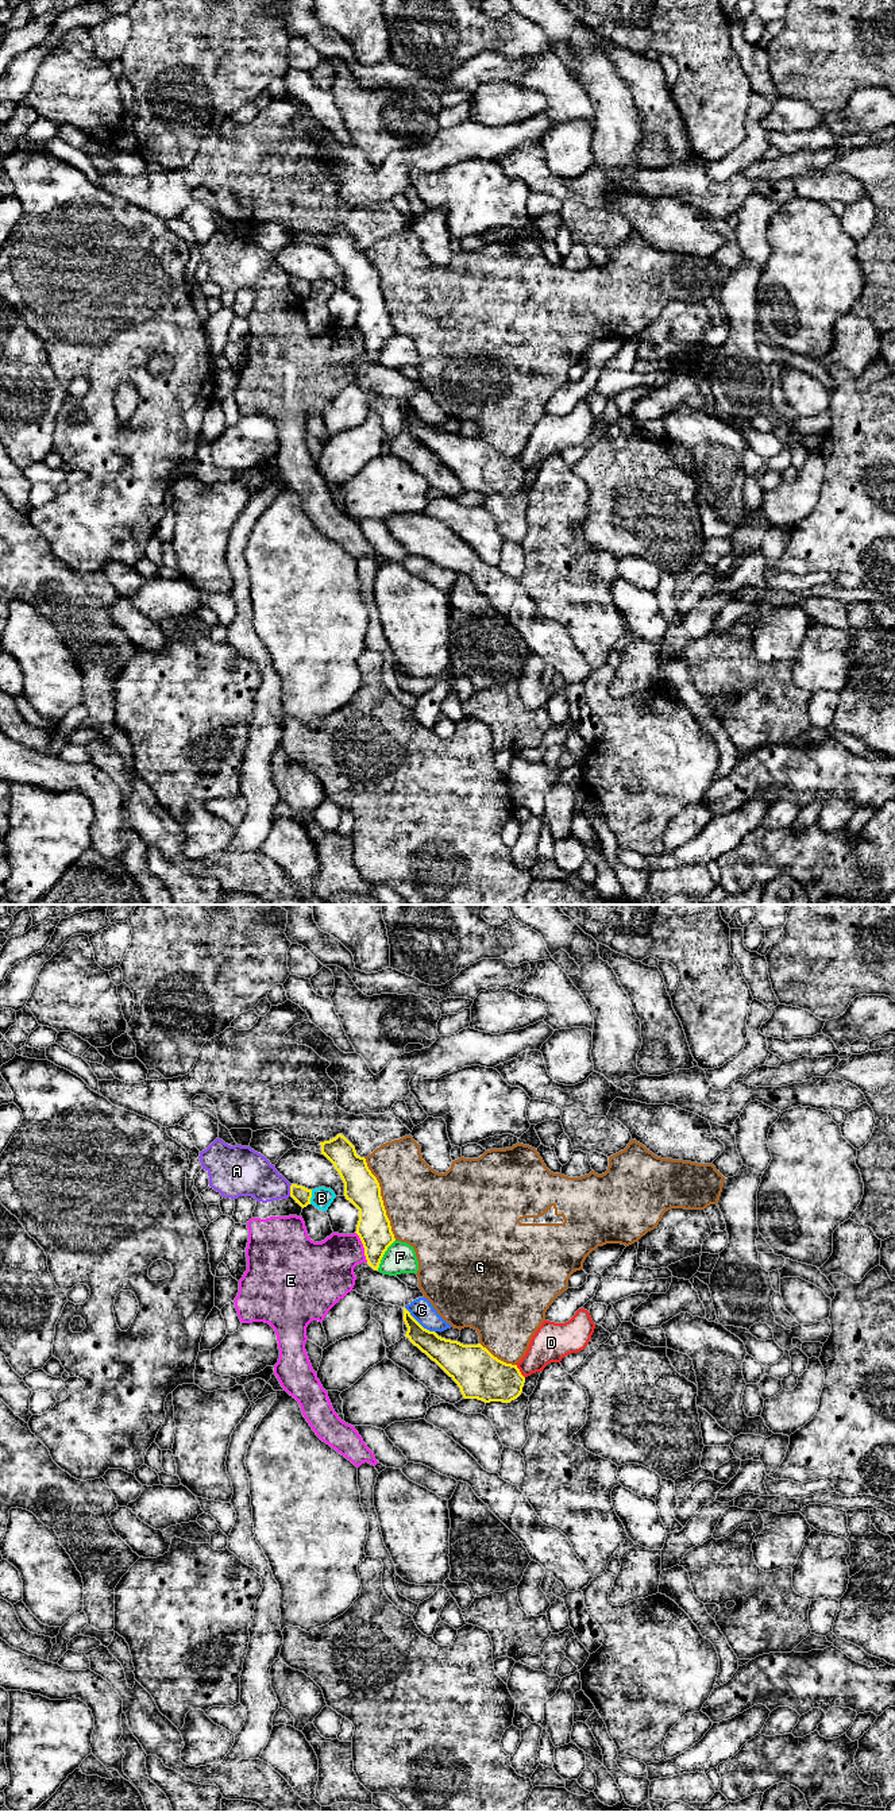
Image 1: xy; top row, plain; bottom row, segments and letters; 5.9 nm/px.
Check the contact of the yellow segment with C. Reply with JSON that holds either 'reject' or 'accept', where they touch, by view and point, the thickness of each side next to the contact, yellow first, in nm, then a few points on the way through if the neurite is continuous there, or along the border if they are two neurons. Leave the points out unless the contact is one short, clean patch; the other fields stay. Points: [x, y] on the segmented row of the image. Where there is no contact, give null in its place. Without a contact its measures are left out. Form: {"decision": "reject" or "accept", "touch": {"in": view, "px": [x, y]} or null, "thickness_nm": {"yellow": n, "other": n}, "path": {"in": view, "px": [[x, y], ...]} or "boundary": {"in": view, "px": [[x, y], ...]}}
{"decision": "reject", "touch": {"in": "xy", "px": [417, 1322]}, "thickness_nm": {"yellow": 170, "other": 140}, "boundary": {"in": "xy", "px": [[404, 1307], [424, 1327], [434, 1331]]}}

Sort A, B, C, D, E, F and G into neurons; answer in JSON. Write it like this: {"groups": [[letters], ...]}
{"groups": [["A", "E"], ["B"], ["C"], ["D"], ["F"], ["G"]]}

